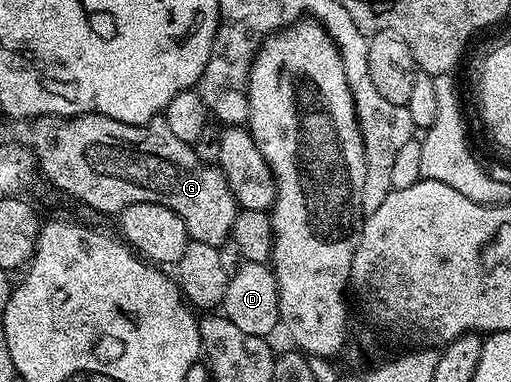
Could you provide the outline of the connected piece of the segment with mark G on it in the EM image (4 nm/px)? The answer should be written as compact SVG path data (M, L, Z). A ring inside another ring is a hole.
M88 112L85 116L38 116L31 127L28 143L39 172L59 191L74 196L79 203L97 212L120 214L132 204L155 202L175 210L175 214L183 218L190 240L221 246L224 240L230 239L239 205L225 184L225 175L212 163L204 164L197 157L198 149L194 145L175 138L164 118L154 118L146 124L128 124L110 116L101 116L98 112Z

